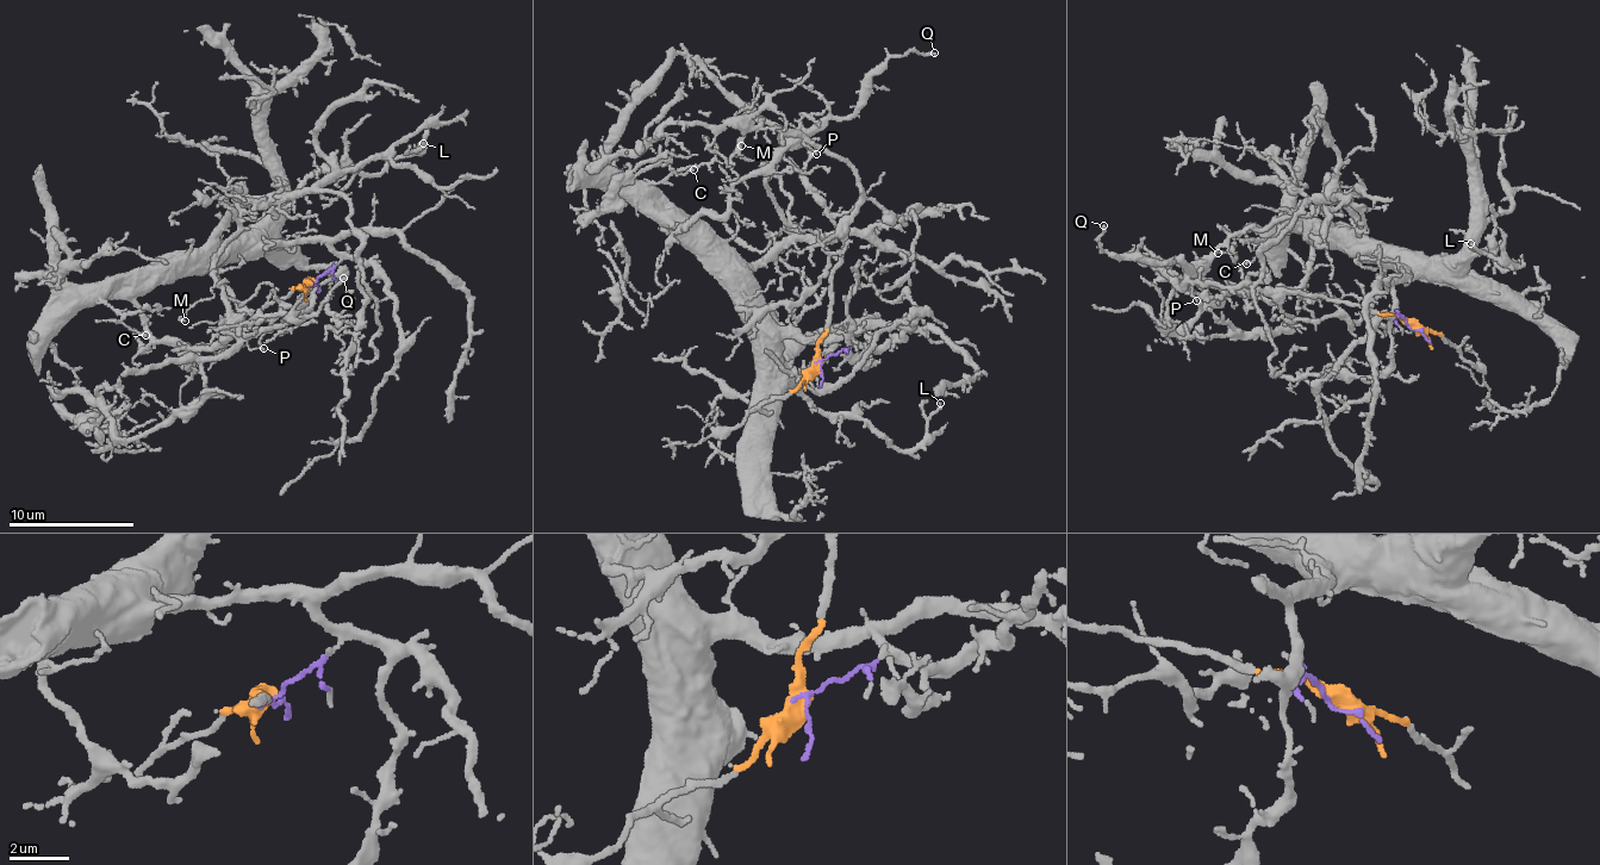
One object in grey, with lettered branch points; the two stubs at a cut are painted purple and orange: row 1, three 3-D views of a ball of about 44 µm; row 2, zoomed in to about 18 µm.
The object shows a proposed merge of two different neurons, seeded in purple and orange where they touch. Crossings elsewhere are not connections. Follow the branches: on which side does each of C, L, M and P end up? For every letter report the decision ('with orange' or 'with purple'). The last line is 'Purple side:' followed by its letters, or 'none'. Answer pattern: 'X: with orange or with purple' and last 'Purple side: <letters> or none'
C: with purple
L: with purple
M: with orange
P: with orange
Purple side: C, L

